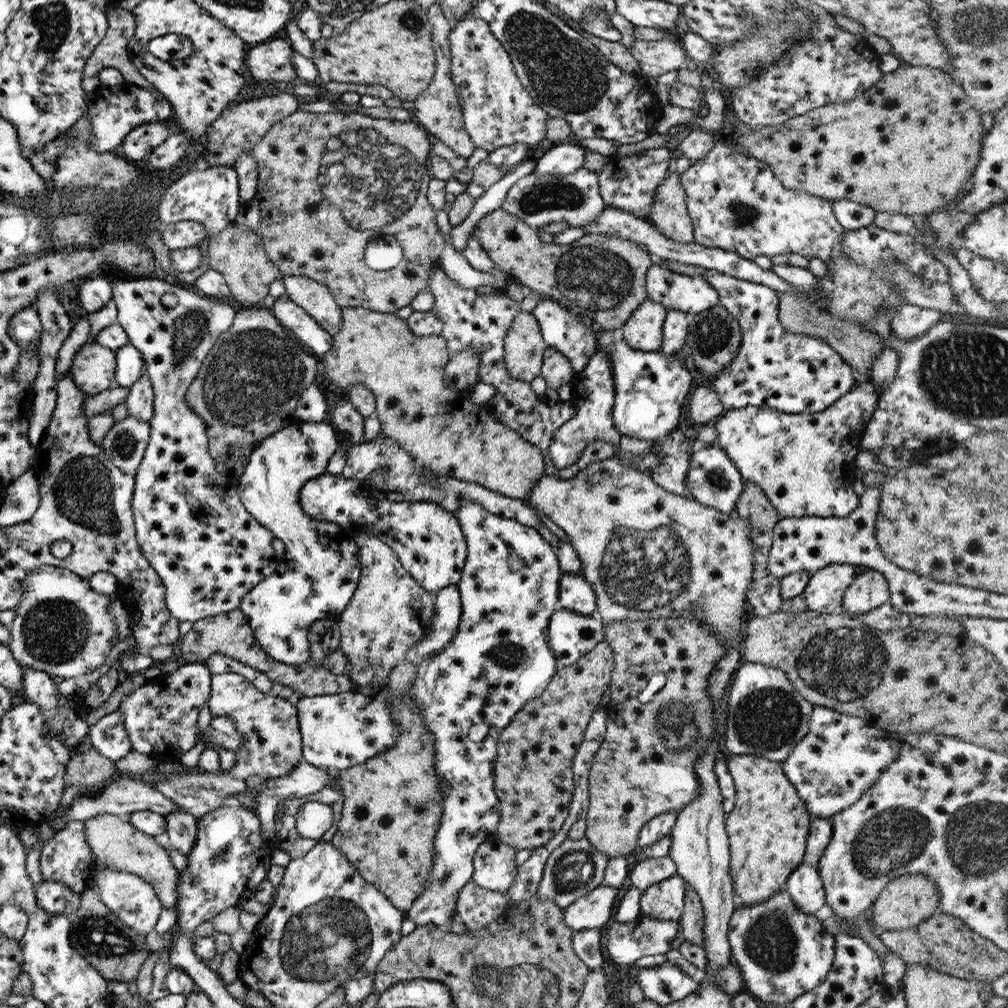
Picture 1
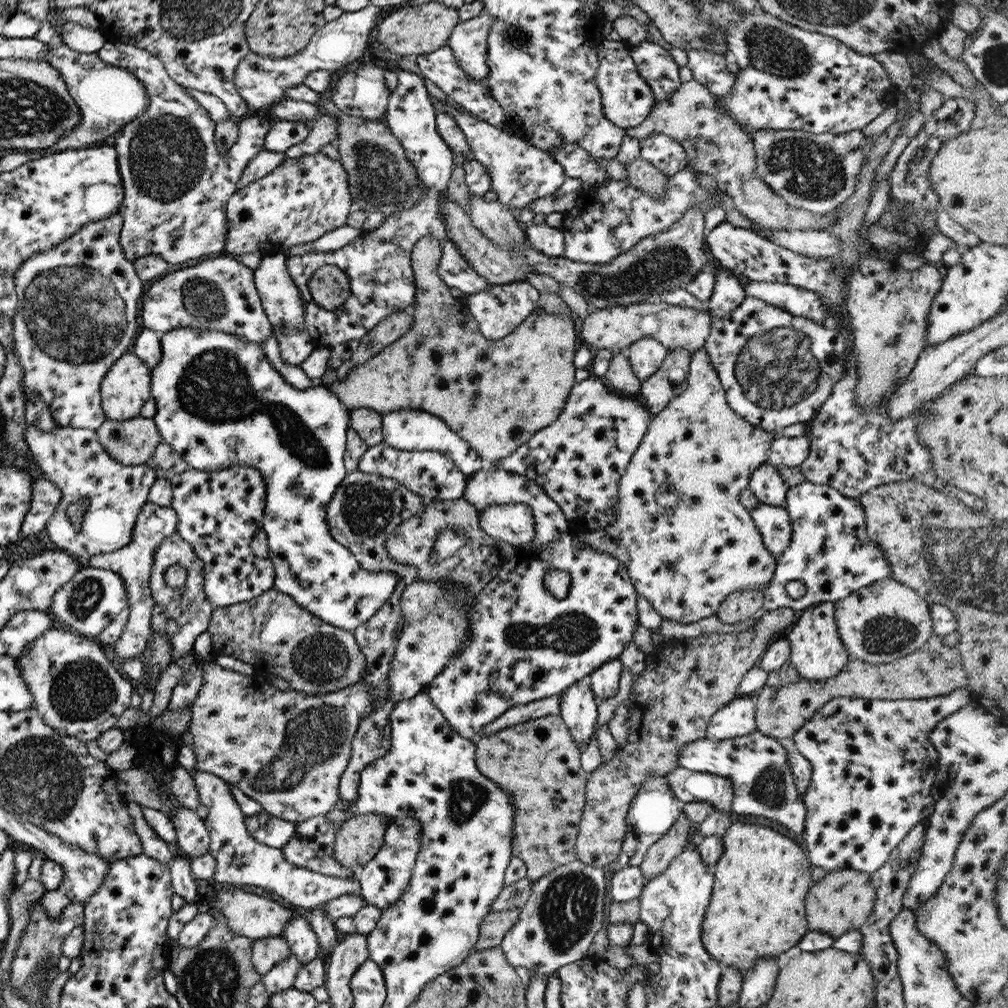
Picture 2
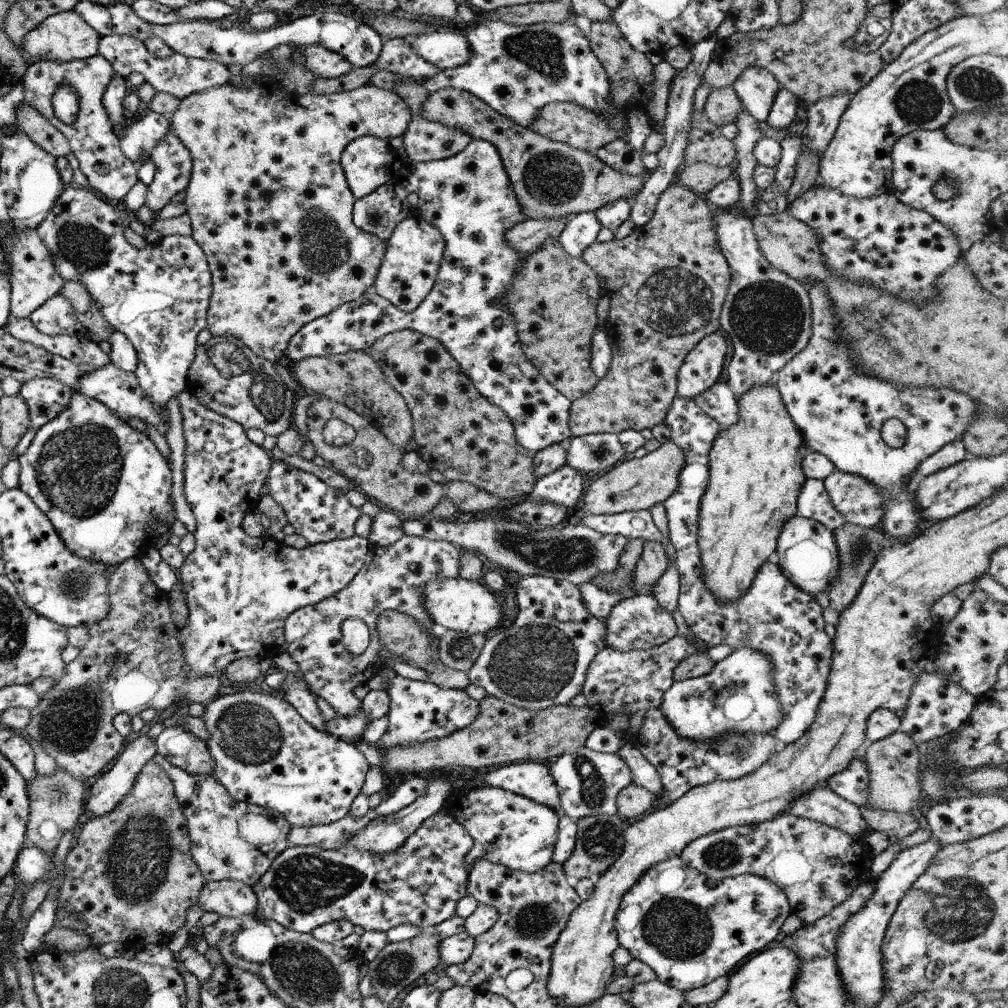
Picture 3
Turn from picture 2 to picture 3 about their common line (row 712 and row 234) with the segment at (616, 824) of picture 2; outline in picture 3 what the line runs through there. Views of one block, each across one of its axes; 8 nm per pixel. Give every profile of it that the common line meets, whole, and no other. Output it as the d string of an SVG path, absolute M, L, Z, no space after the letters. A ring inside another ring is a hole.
M672 182L658 199L648 224L634 227L624 238L605 243L593 242L584 249L582 260L597 272L610 297L604 324L612 349L606 376L592 390L571 402L570 436L613 433L632 429L652 429L663 422L677 395L677 376L685 356L704 337L721 327L721 310L732 278L731 270L716 240L712 207L703 196Z

